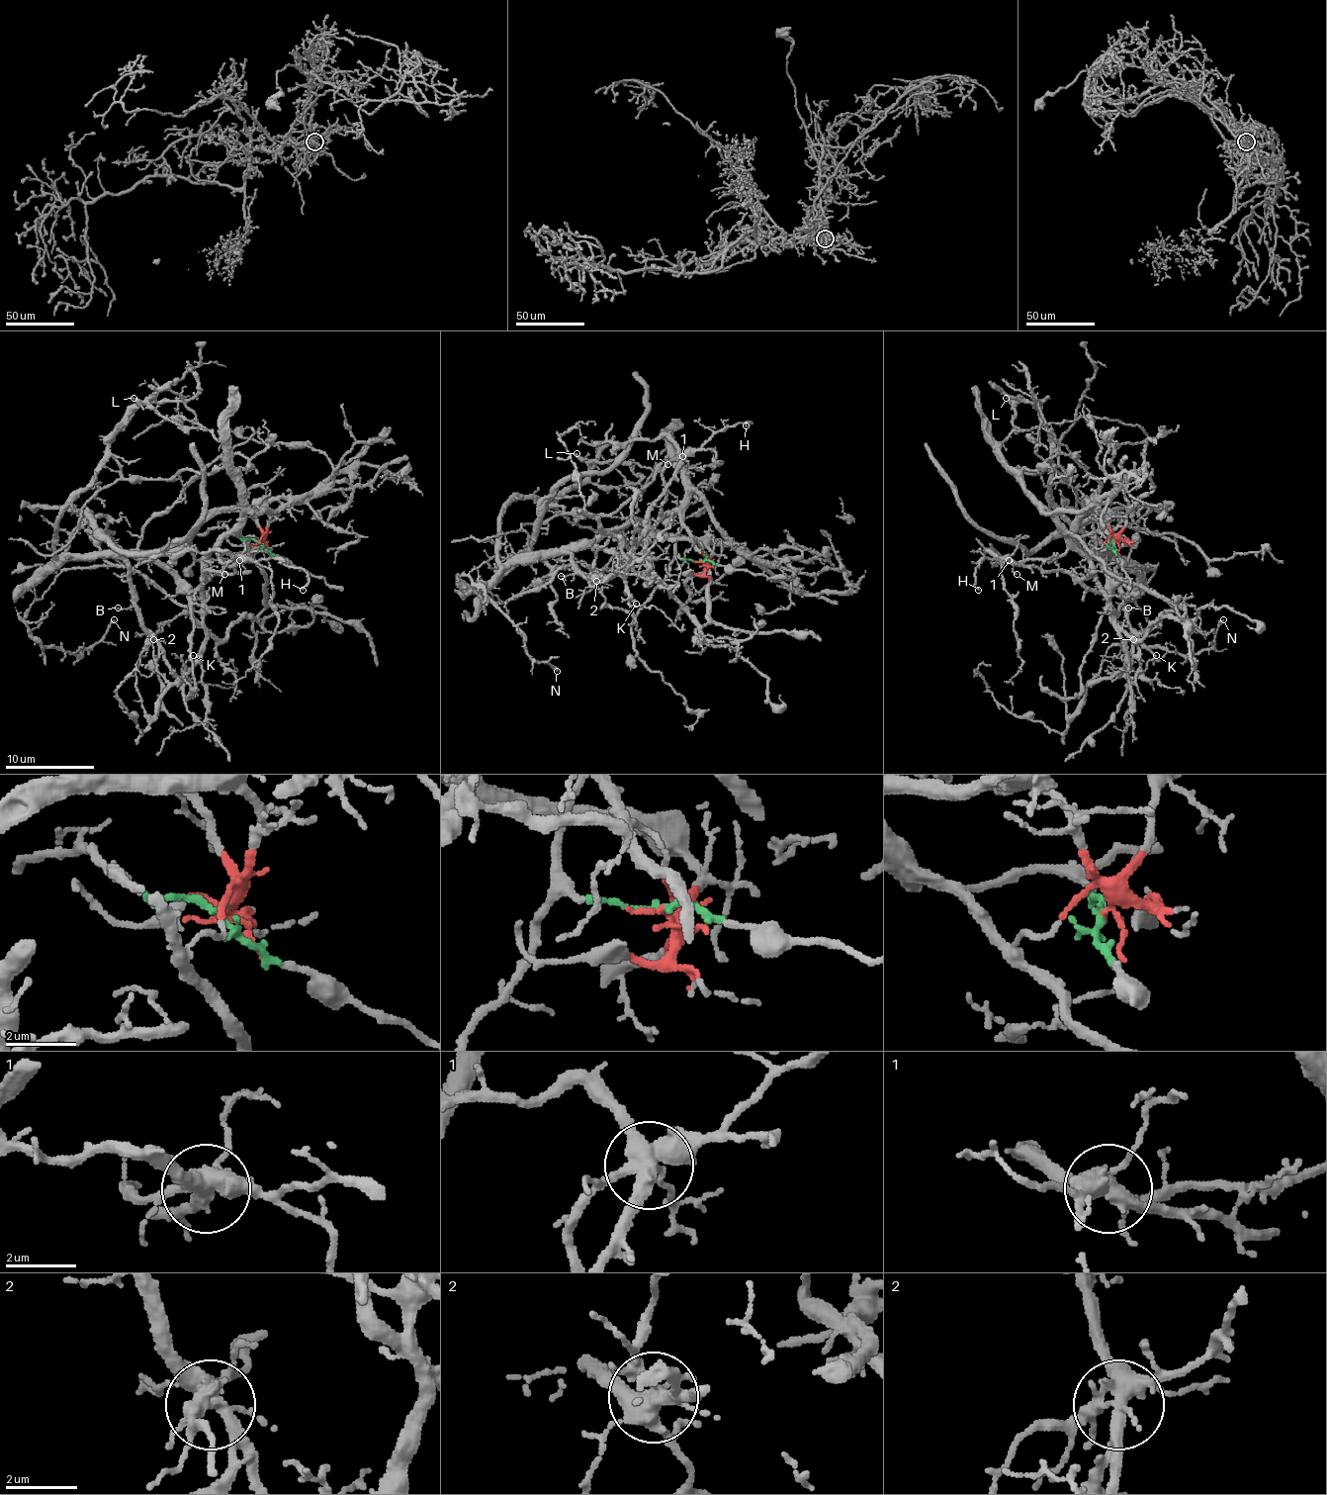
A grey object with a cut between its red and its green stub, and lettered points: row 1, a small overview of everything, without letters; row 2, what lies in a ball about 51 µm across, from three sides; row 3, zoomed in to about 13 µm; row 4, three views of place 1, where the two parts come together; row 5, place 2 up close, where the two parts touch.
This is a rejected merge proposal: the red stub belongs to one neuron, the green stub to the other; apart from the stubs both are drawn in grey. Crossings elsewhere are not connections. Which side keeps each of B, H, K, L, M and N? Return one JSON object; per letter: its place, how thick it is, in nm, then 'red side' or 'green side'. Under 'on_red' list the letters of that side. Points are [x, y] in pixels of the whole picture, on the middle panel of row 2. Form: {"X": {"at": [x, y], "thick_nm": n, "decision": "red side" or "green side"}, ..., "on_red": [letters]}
{"B": {"at": [561, 576], "thick_nm": 120, "decision": "red side"}, "H": {"at": [746, 425], "thick_nm": 180, "decision": "green side"}, "K": {"at": [636, 604], "thick_nm": 140, "decision": "red side"}, "L": {"at": [576, 453], "thick_nm": 300, "decision": "red side"}, "M": {"at": [667, 464], "thick_nm": 100, "decision": "green side"}, "N": {"at": [557, 671], "thick_nm": 190, "decision": "red side"}, "on_red": ["B", "K", "L", "N"]}

